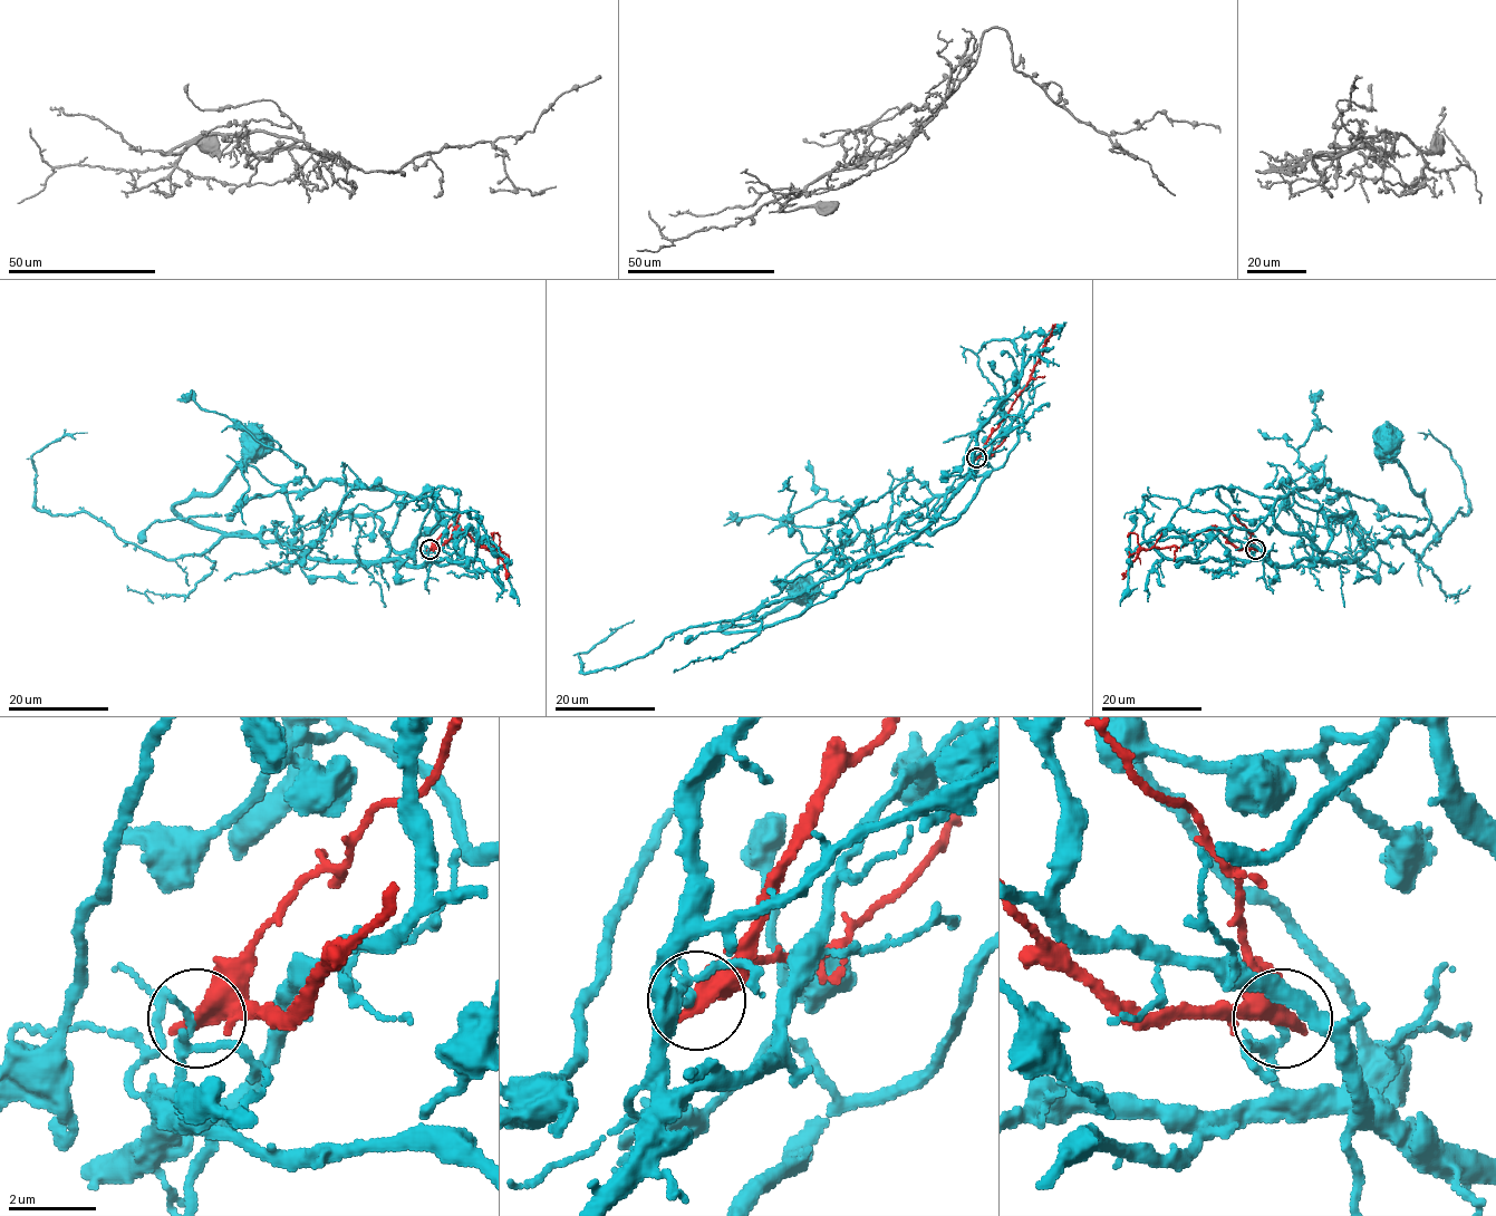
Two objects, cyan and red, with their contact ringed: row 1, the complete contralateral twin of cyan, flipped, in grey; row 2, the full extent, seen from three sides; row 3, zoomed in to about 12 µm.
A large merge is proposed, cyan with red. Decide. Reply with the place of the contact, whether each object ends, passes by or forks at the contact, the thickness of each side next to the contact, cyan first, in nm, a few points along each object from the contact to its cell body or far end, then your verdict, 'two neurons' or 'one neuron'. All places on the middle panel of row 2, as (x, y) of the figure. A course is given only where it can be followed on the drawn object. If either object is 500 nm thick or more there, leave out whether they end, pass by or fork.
(976, 457) | 120/550 nm | cyan via (976, 456), (966, 482), (926, 526), (814, 582), (799, 615), (721, 629), (758, 623), (799, 589) | red via (976, 457), (1028, 382), (1053, 325) | two neurons

